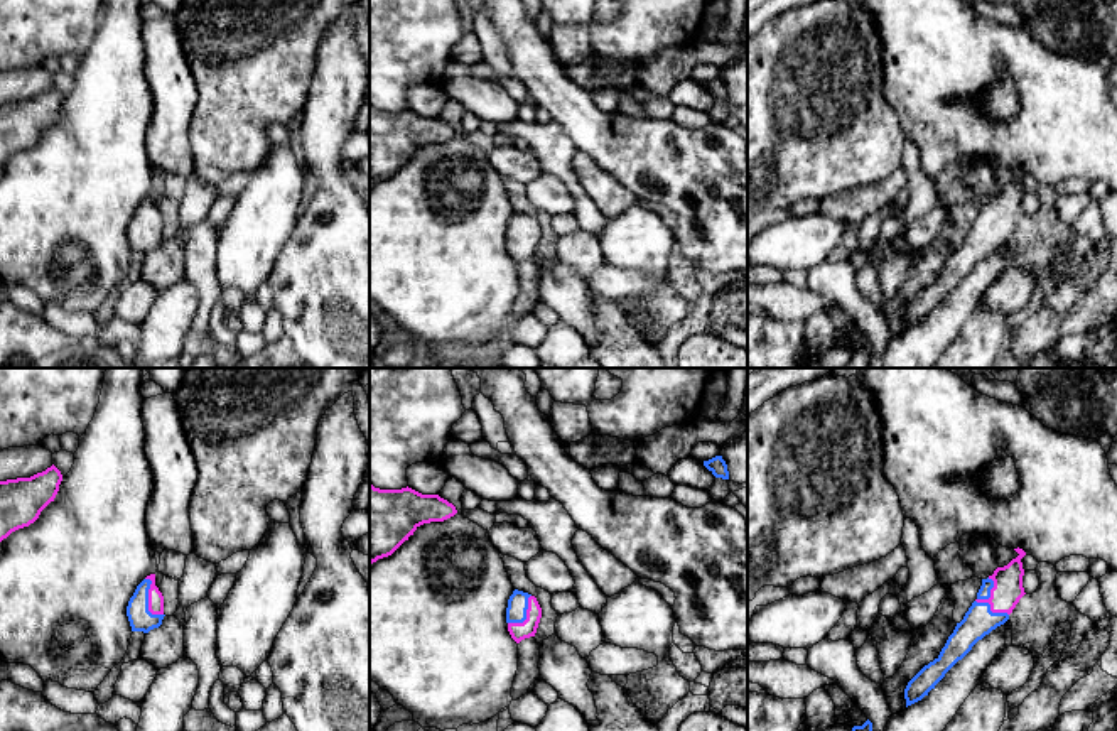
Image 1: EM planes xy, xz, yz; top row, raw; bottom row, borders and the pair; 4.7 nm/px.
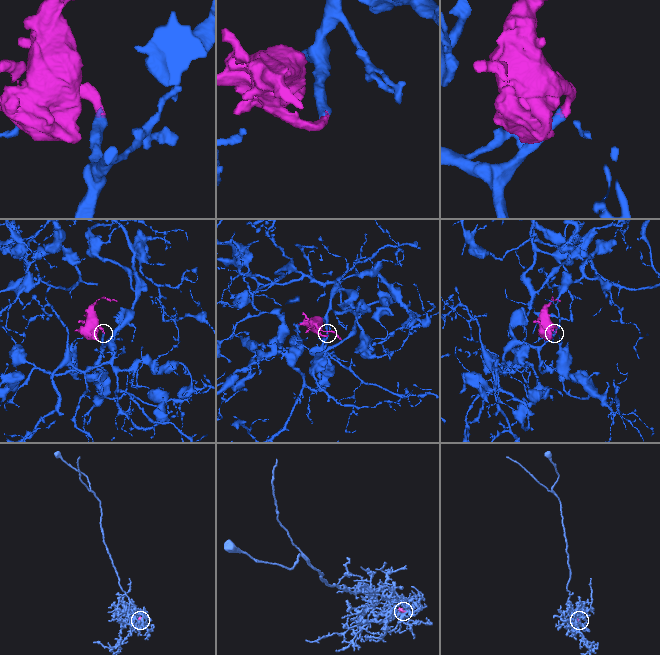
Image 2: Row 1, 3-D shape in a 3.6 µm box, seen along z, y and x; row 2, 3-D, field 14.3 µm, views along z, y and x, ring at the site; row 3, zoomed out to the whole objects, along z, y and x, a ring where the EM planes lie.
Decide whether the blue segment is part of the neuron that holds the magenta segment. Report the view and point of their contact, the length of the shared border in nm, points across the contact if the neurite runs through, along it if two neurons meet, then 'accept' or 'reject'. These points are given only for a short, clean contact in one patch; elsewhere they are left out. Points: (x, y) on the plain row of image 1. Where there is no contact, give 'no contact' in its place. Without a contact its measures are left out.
meets magenta in yz at (987, 223); contact 200 nm long; runs through yz (1008, 211), (987, 223), (987, 233), (979, 242); accept

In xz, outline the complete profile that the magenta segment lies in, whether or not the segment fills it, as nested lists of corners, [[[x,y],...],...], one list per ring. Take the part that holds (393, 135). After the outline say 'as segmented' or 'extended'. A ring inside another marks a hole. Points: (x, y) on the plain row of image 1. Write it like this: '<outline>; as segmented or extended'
[[[370,106],[370,187],[391,177],[420,147],[444,143],[456,135],[456,128],[439,116]]]; as segmented

